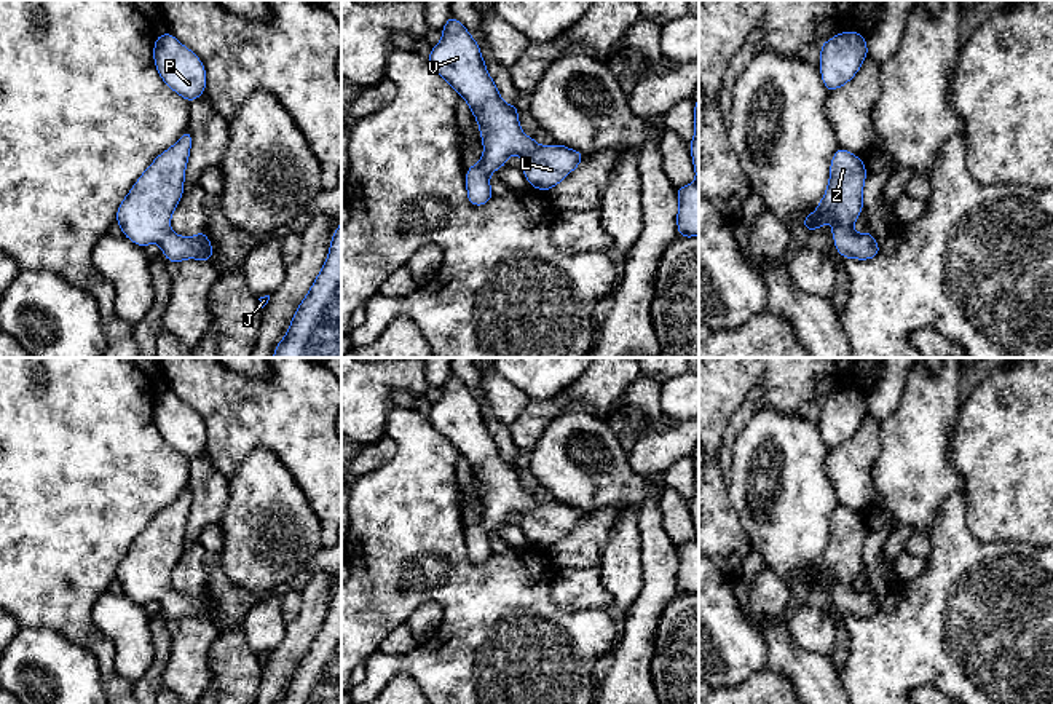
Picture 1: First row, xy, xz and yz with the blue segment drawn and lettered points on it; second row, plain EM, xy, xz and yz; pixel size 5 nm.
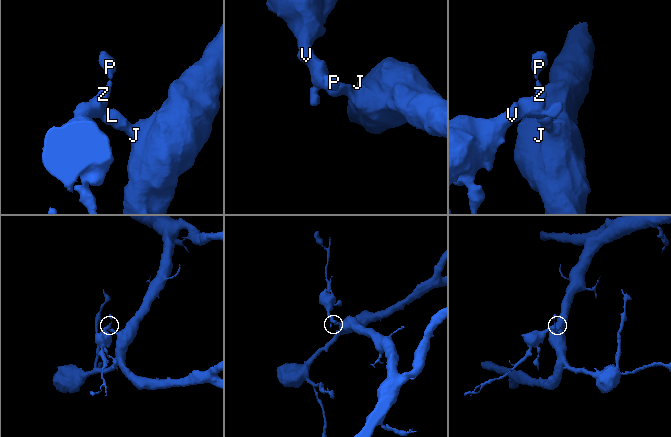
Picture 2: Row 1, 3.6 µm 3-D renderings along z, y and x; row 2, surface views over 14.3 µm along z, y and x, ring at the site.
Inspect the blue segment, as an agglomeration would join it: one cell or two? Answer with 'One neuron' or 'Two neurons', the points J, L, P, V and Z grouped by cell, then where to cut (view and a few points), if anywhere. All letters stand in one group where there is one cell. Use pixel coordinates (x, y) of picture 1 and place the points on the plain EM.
One neuron. Groups: J L P V Z. No split

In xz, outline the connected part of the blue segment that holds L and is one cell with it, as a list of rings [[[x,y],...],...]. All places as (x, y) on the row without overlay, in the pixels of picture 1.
[[[452,372],[440,388],[442,397],[432,404],[428,420],[467,460],[483,501],[480,519],[466,527],[469,562],[485,564],[495,554],[490,533],[512,511],[522,514],[519,525],[533,546],[549,549],[566,536],[586,512],[562,501],[538,503],[525,493],[519,466],[503,458],[469,388]]]

